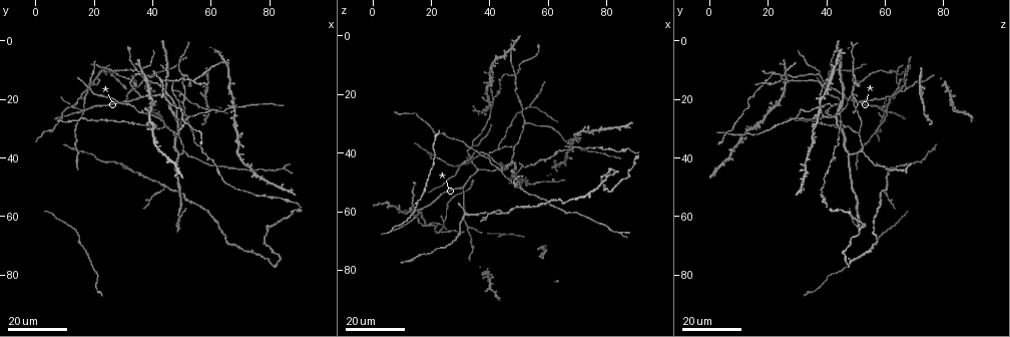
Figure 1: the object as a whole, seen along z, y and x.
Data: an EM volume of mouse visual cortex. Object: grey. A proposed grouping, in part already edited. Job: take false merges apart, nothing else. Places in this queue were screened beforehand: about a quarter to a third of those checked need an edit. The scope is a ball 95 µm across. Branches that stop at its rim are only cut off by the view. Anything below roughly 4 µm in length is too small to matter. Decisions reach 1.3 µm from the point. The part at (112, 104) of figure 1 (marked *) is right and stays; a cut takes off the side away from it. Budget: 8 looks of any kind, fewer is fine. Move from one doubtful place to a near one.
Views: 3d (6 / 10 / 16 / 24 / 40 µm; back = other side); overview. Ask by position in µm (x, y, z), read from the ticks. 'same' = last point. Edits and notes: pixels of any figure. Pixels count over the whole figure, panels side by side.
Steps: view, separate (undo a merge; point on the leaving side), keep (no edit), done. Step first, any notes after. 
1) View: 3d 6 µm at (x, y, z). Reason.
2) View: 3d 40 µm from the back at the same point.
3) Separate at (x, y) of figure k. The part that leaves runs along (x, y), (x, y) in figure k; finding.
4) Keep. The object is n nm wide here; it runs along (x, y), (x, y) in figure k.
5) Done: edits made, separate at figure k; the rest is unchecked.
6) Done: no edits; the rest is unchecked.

View: 3d 24 µm at (18, 16, 39). Two arms in line, one across.

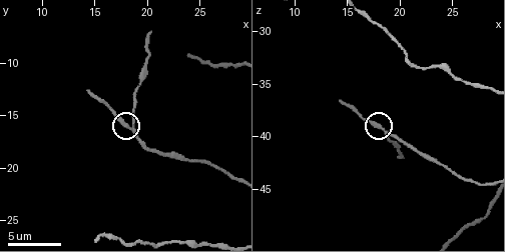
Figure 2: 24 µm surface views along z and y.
View: 3d 10 µm at (18.4, 16.2, 39.2).

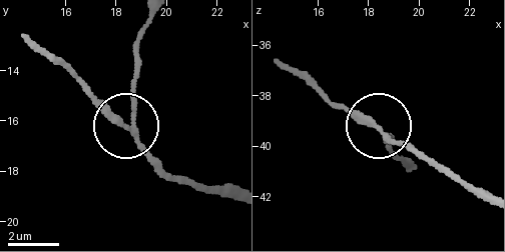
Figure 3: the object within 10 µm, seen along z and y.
View: 3d 6 µm at (18.5, 16.2, 39.4). Closer look.

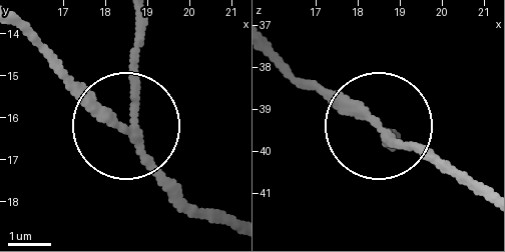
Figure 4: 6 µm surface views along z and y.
Keep. The side arm is 6 µm long; it runs along (483, 198), (282, 66) in figure 4; one cell here.

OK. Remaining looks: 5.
View: 3d 16 µm at (12, 22, 60). Four-way junction.

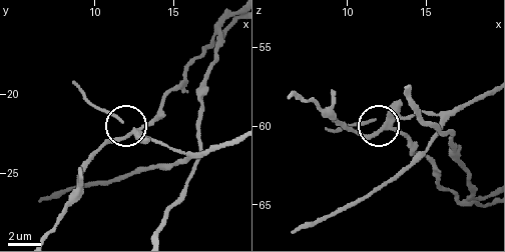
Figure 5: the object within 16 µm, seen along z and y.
View: 3d 10 µm at (12.6, 22.3, 60.1).

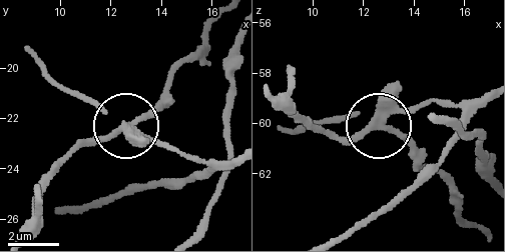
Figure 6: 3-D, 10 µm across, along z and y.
Separate at (152, 114) of figure 6. 4 arms meet here; the part that leaves runs along (131, 131), (214, 22) in figure 6; a second cell is stuck on.

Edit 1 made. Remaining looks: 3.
View: overview.

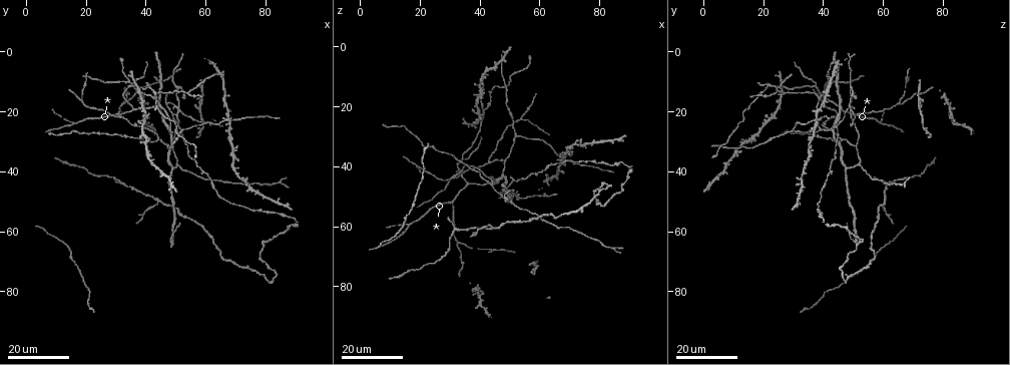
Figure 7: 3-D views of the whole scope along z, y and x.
View: 3d 16 µm at (43, 29, 46). Three-way junction.

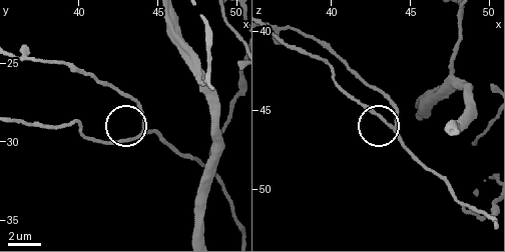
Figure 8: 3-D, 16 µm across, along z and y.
View: 3d 10 µm at (44.0, 29.5, 46.2). Zoom in.

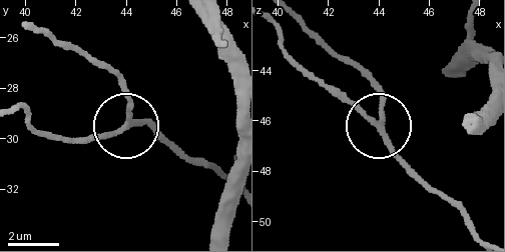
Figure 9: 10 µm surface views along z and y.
Keep. One cell here.

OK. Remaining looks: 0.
Done: edits made, separate at figure 6; the rest is unchecked.

